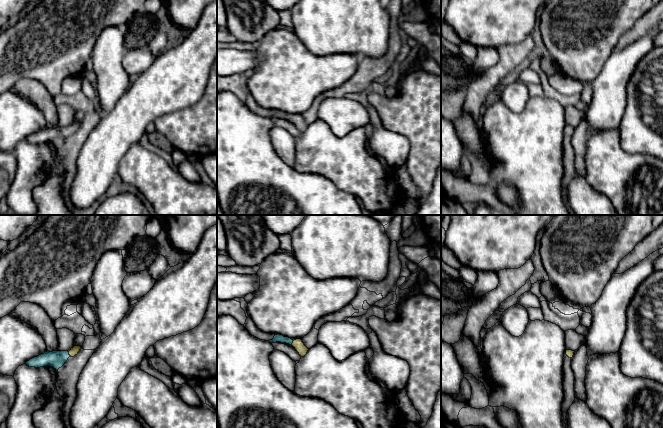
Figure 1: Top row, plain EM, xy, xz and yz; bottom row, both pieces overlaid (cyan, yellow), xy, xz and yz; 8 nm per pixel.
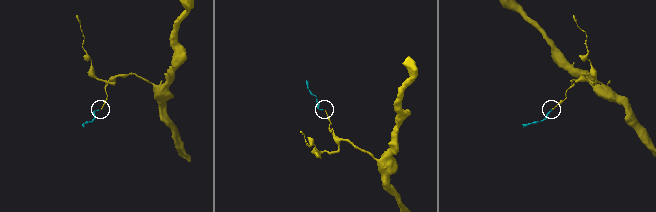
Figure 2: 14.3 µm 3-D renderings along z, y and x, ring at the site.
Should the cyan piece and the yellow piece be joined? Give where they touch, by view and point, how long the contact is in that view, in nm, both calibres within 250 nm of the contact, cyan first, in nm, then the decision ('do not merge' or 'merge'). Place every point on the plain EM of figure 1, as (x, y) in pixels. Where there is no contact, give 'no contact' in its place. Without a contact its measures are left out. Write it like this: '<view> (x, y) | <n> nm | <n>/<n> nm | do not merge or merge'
xy (68, 130) | 40 nm | 140/70 nm | merge

